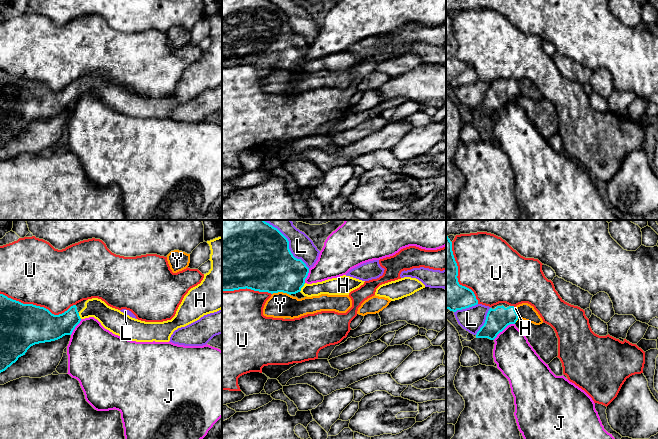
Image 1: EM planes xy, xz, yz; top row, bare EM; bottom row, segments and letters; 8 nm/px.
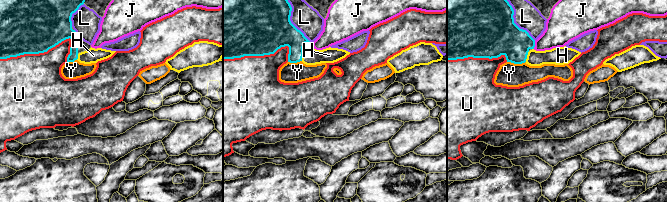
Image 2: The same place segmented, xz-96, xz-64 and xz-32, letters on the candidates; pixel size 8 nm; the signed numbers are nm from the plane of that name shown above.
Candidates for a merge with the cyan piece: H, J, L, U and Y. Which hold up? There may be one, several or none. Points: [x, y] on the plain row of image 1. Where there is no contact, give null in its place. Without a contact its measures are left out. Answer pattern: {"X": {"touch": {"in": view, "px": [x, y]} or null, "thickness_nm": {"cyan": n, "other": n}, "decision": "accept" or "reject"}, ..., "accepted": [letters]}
{"H": {"touch": {"in": "xz", "px": [302, 62]}, "thickness_nm": {"cyan": 360, "other": 130}, "decision": "accept"}, "J": {"touch": {"in": "yz", "px": [503, 105]}, "thickness_nm": {"cyan": 180, "other": 320}, "decision": "reject"}, "L": {"touch": {"in": "xz", "px": [288, 22]}, "thickness_nm": {"cyan": 500, "other": 190}, "decision": "reject"}, "U": {"touch": {"in": "xy", "px": [38, 82]}, "thickness_nm": {"cyan": 360, "other": 480}, "decision": "reject"}, "Y": {"touch": {"in": "xz", "px": [281, 67]}, "thickness_nm": {"cyan": 440, "other": 200}, "decision": "reject"}, "accepted": ["H"]}

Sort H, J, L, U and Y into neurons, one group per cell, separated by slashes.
H / J / L / U / Y

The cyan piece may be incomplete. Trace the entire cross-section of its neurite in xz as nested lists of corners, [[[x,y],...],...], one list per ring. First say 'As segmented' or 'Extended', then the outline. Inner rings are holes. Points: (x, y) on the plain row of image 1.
Extended. [[[222,0],[222,67],[234,67],[239,65],[251,65],[259,68],[278,69],[289,71],[301,68],[304,72],[312,73],[321,70],[349,71],[349,69],[365,57],[350,53],[340,52],[322,58],[307,60],[305,55],[309,44],[301,36],[293,32],[289,25],[288,15],[270,0]]]

